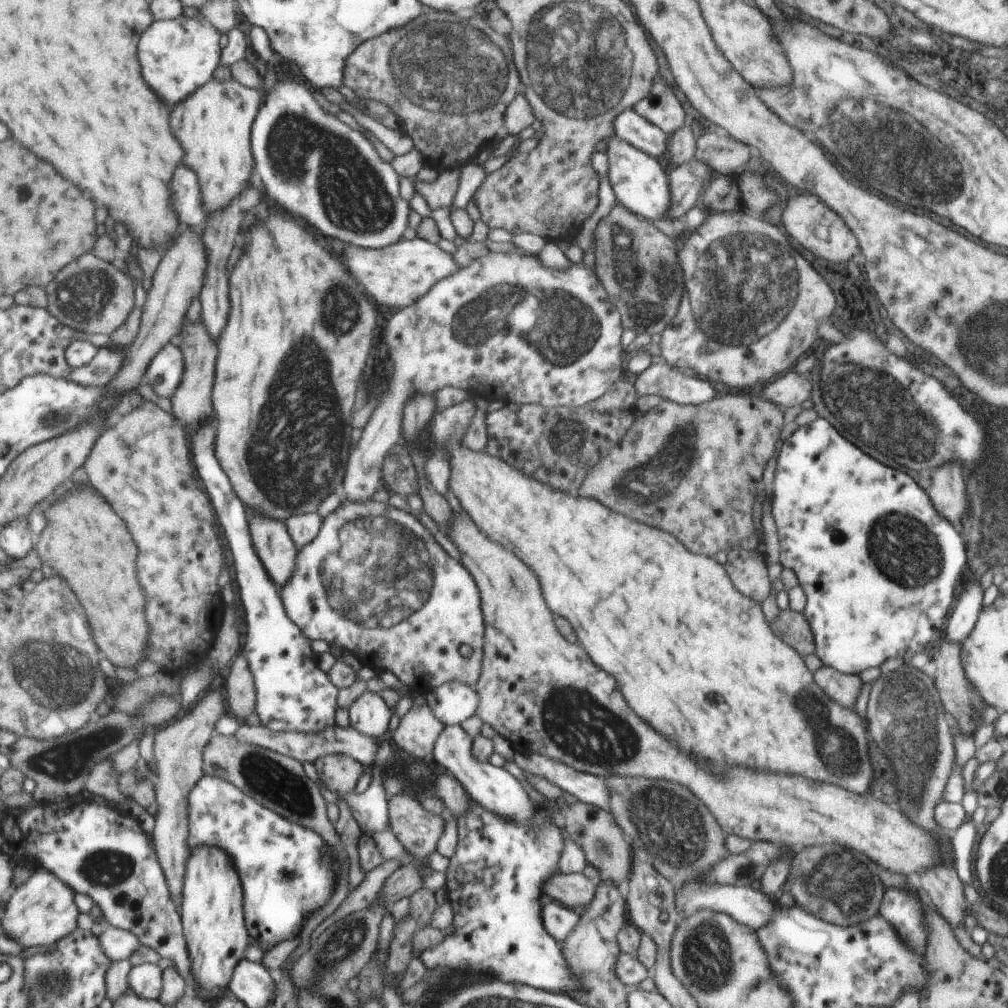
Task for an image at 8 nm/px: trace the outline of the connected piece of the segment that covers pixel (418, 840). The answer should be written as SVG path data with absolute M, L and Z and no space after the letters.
M404 792L389 795L387 810L391 834L413 860L422 862L427 855L435 852L435 844L443 832L441 813L433 816Z

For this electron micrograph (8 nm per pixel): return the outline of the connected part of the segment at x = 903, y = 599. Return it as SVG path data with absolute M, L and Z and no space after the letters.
M817 417L809 424L799 426L782 442L777 454L773 474L773 492L771 492L771 516L775 523L779 543L778 561L782 568L787 568L795 574L798 585L805 595L805 606L802 615L805 617L814 640L814 653L823 666L829 666L837 672L858 675L867 668L875 668L883 664L887 658L910 659L925 648L925 644L935 636L935 628L941 626L941 618L949 612L955 598L955 586L961 578L963 566L967 562L965 546L961 536L953 530L946 517L933 508L932 502L917 484L907 474L899 470L889 470L889 467L879 463L855 444L843 438L839 430L833 430L821 417Z

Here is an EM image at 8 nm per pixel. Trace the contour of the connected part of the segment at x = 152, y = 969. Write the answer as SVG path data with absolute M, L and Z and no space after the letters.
M155 963L135 965L129 973L130 990L147 1000L160 1000L163 992L163 970Z

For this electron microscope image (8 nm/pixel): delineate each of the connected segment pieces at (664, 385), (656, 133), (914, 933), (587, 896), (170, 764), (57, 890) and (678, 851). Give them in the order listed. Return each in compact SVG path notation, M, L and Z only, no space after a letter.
M665 362L651 363L641 374L637 374L633 384L635 398L655 394L678 405L705 404L715 396L708 381L696 376L683 376Z
M633 109L620 112L614 120L613 128L618 139L628 141L633 148L640 149L649 156L659 159L670 150L664 132Z
M885 887L878 910L896 929L900 939L920 954L923 954L927 944L923 926L923 905L916 892Z
M558 872L546 883L545 896L570 909L577 906L586 907L593 900L596 885L596 881L585 878L582 872L571 874Z
M206 692L196 703L194 708L183 713L173 722L154 731L153 754L157 766L157 775L154 778L155 792L157 793L157 813L155 832L156 851L165 871L166 879L173 902L183 907L185 872L190 853L190 798L191 791L199 780L205 775L204 769L204 748L216 734L215 726L219 718L228 714L226 697L221 692Z
M39 868L35 876L31 876L15 889L5 906L1 925L5 934L15 940L21 949L33 946L51 946L69 936L79 926L80 907L76 903L76 892L65 884L61 877Z
M609 774L602 781L609 790L607 810L632 849L642 854L659 874L676 887L686 881L698 880L703 872L729 856L729 848L725 844L729 836L717 826L717 818L708 807L684 785L615 774Z

